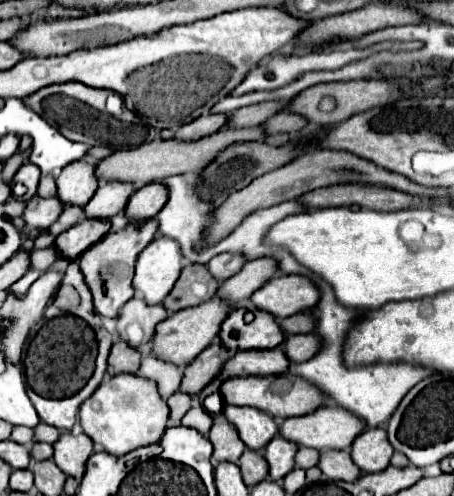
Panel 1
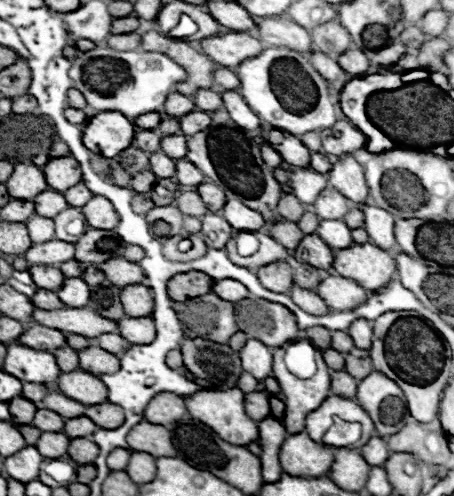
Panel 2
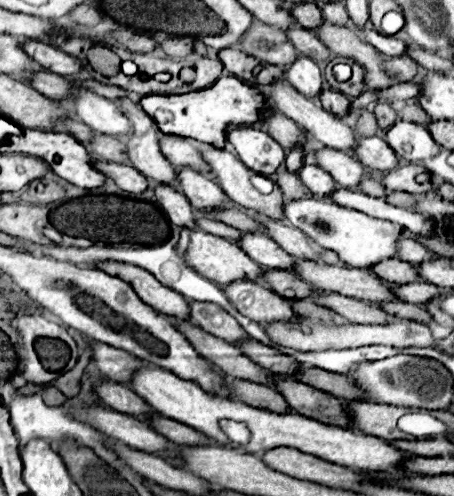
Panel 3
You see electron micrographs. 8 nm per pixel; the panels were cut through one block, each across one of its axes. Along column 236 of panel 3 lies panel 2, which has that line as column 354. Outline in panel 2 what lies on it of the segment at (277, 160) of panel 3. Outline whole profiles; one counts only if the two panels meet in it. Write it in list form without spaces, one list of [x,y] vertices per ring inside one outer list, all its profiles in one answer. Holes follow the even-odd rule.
[[[345,120],[337,121],[332,128],[320,134],[326,152],[336,156],[351,154],[366,146],[366,137],[352,123]]]

